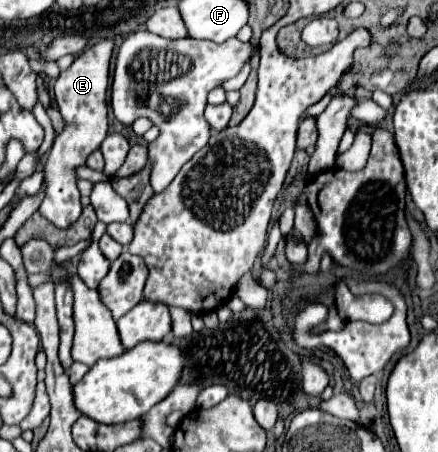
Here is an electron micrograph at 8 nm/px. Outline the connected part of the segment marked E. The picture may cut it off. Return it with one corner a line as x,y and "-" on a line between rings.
103,39
101,43
87,47
67,71
61,71
59,79
55,81
55,101
61,107
61,113
67,121
65,131
55,137
55,143
49,151
49,159
45,163
45,181
47,181
47,195
41,203
41,215
49,219
59,229
71,227
81,215
81,193
75,187
75,173
73,169
83,165
87,155
99,149
101,139
107,131
107,83
109,83
109,59
113,51
113,39

